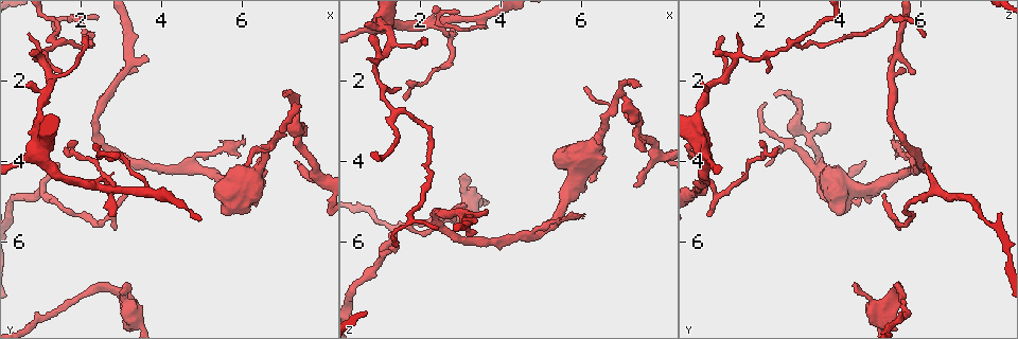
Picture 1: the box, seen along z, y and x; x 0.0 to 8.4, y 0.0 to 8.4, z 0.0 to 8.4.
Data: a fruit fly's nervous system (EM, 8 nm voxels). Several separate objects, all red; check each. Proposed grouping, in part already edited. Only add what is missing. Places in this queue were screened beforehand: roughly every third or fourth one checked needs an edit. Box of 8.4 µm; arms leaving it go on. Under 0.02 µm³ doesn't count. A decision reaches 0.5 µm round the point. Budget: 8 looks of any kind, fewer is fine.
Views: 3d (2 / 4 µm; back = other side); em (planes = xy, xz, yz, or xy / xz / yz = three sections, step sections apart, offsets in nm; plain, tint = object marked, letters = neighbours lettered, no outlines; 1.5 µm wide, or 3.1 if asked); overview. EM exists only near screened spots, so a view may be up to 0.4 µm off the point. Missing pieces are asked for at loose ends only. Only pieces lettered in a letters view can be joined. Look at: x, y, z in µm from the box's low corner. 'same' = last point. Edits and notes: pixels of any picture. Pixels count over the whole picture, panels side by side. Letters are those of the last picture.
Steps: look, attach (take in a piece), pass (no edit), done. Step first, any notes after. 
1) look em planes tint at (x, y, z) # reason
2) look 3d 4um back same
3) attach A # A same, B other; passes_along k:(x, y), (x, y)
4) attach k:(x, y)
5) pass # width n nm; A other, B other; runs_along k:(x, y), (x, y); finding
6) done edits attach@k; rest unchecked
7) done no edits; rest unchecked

look 3d 2um back at (3.10, 4.85, 5.10) # an open end

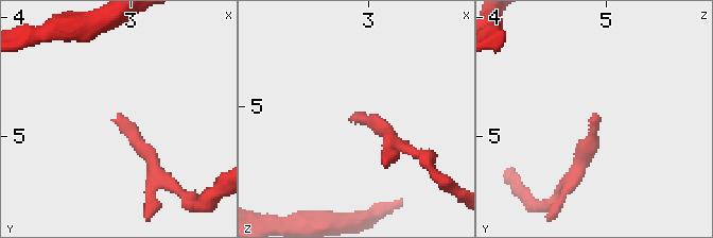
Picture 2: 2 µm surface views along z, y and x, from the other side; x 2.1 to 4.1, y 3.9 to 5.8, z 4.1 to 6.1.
look em planes letters at (3.08, 4.80, 5.10) # now the EM

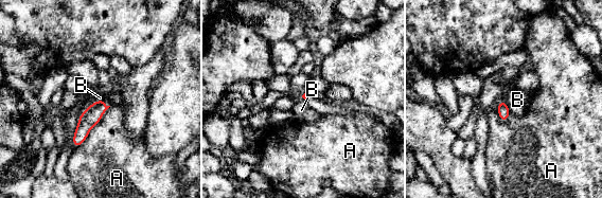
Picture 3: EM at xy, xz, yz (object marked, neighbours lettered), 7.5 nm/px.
pass # A other, B other; border 3:(503, 100), (510, 112); no lettered piece goes on from it

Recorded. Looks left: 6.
look em planes tint at (3.10, 7.05, 4.40) # tapers out

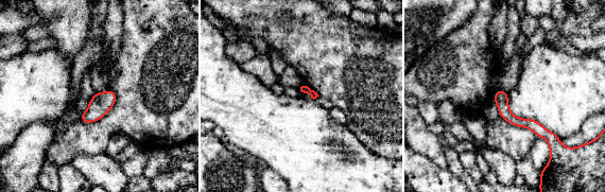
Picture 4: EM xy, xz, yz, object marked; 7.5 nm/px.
look em planes letters same

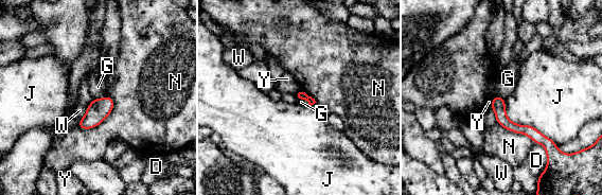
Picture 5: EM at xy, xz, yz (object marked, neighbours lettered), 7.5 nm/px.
pass # D other, G other, J other, N other, W other, Y other; runs_along 5:(496, 99), (511, 126), (549, 142); no lettered piece goes on from it

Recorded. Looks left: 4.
look em planes letters at (7.30, 4.00, 4.60) # tapers out

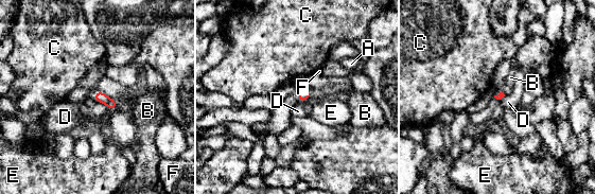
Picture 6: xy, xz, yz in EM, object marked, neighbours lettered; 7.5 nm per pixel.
pass # A other, B other, C other, D other, E other, F other; border 6:(97, 90), (103, 91), (119, 104); none of them fits

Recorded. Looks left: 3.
done no edits; rest unchecked

